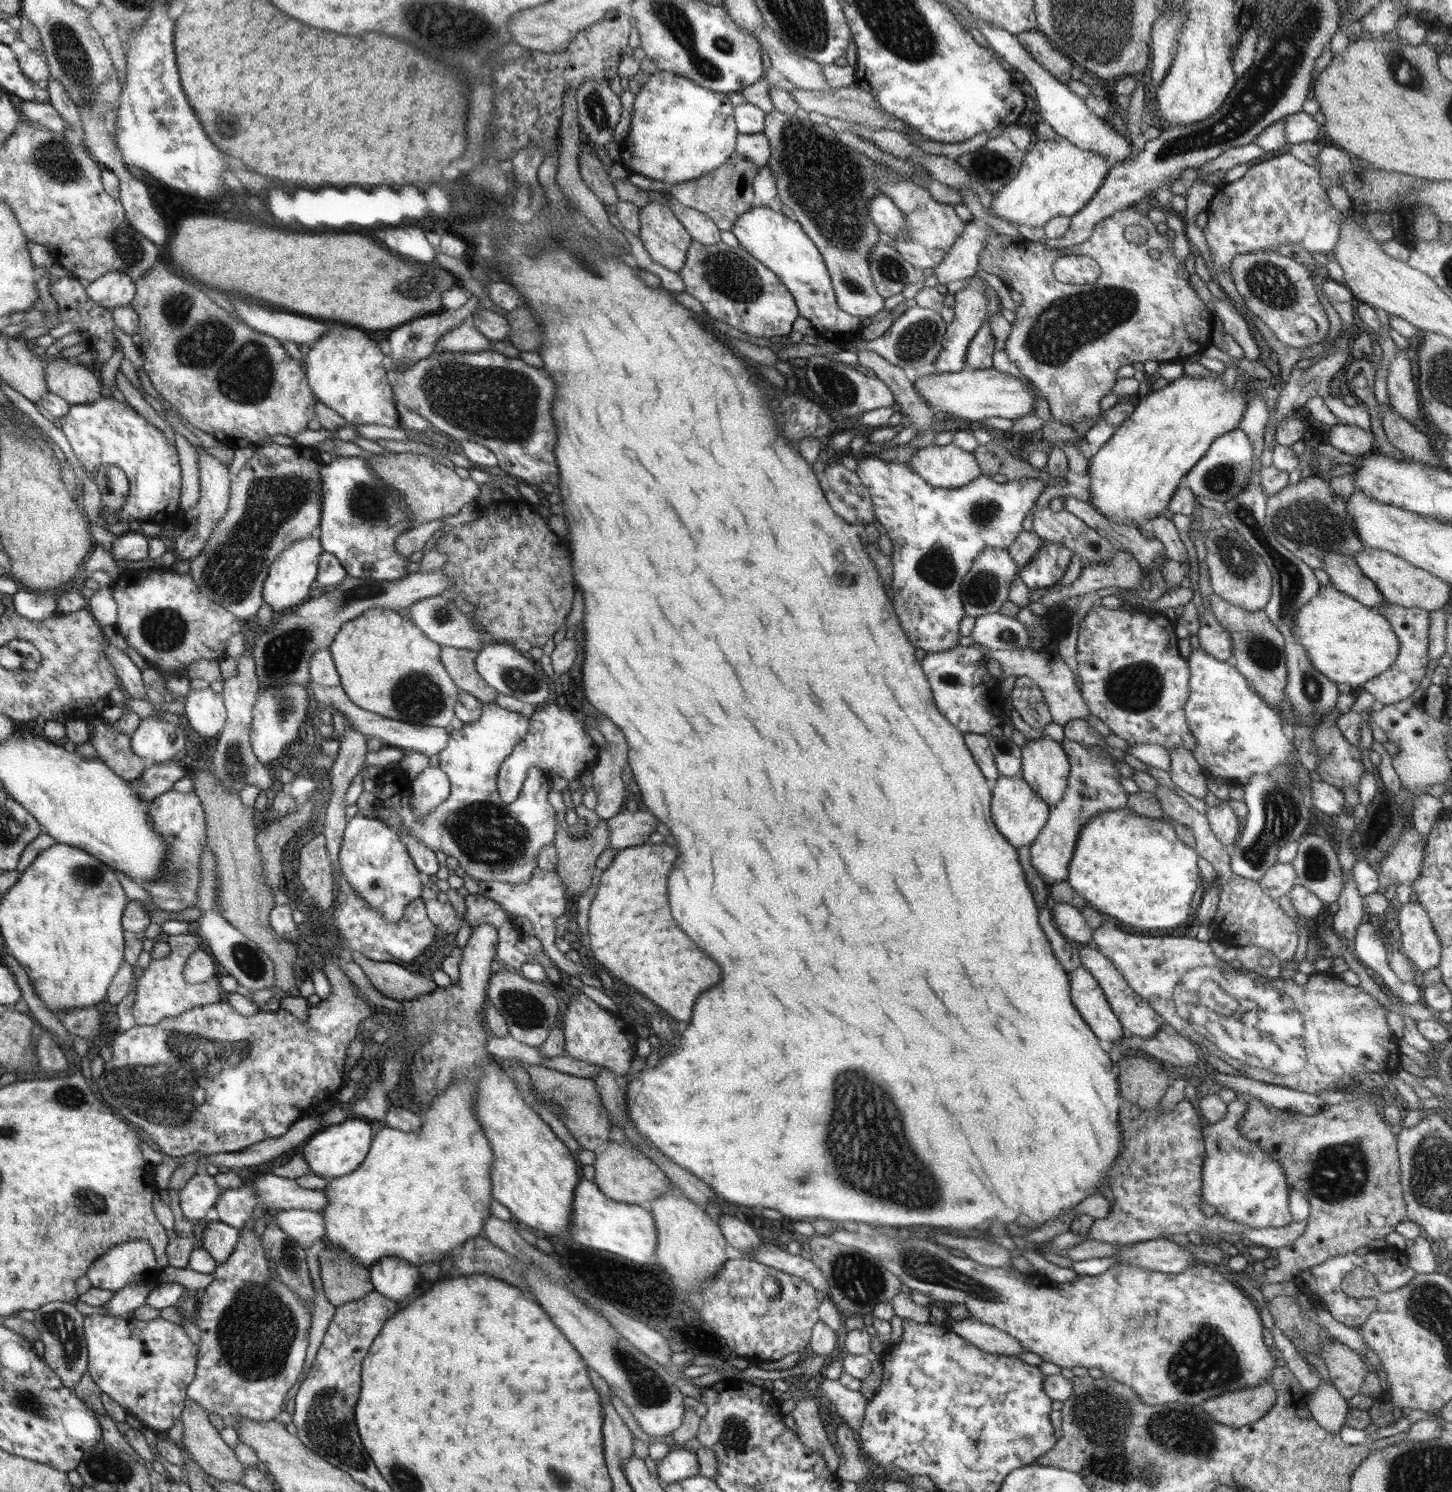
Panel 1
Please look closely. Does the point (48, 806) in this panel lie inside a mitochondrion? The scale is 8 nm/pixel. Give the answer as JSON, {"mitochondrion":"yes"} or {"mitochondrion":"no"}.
{"mitochondrion":"no"}

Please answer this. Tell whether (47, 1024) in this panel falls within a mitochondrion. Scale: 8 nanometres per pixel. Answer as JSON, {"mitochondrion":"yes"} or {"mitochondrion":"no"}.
{"mitochondrion":"no"}

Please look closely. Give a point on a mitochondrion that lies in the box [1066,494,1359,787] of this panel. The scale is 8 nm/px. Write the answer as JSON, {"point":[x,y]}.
{"point":[1310,524]}

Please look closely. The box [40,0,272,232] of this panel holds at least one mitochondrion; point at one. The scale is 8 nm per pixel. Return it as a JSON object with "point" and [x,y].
{"point":[69,51]}

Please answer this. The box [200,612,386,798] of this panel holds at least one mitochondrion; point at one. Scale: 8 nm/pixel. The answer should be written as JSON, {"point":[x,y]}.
{"point":[281,656]}

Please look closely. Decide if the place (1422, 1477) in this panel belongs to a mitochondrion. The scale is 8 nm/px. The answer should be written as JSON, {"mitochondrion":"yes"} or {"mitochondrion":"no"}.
{"mitochondrion":"yes"}

